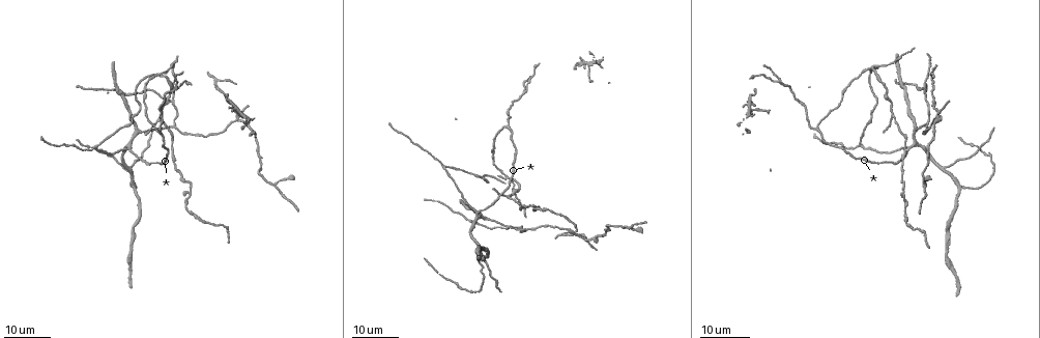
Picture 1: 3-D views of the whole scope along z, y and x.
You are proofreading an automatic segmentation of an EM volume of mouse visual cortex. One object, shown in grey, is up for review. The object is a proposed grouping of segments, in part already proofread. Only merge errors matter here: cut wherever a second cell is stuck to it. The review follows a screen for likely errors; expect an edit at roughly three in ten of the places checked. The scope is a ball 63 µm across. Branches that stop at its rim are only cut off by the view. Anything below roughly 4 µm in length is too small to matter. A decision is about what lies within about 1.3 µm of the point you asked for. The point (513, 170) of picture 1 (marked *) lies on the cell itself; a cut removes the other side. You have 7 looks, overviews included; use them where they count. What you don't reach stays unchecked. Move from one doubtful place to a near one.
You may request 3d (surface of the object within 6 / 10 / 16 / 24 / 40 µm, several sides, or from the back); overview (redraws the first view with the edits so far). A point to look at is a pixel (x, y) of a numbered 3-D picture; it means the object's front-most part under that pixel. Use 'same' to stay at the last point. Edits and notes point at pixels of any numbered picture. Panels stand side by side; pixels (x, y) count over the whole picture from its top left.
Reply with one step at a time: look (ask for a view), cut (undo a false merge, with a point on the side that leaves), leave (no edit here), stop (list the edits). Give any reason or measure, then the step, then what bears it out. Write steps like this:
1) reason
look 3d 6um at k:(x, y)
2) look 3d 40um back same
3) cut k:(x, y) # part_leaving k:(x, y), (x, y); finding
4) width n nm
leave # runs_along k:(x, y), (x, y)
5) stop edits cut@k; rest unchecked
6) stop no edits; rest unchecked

look 3d 24um at 1:(139, 131)

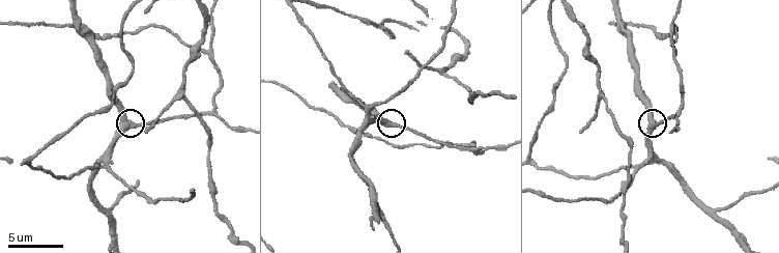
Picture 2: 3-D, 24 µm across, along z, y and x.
closer look
look 3d 6um at 2:(131, 125)

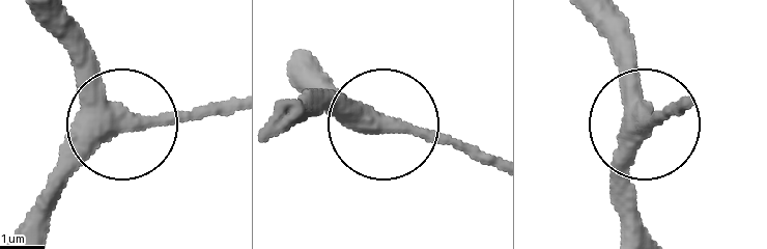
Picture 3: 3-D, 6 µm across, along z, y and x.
width 410 nm
leave # runs_along 3:(40, 233), (44, 199), (118, 110), (44, 25); continuous, no second cell

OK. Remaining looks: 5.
branch point
look 3d 16um at 2:(107, 166)

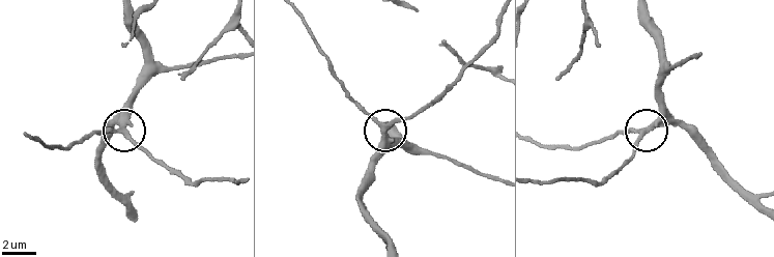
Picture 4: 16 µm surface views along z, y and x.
side_arm 40 um
leave # runs_along 4:(535, 181), (605, 180), (630, 156), (644, 133), (615, 132); one cell here

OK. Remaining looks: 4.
three-way junction
look 3d 10um at 2:(32, 158)

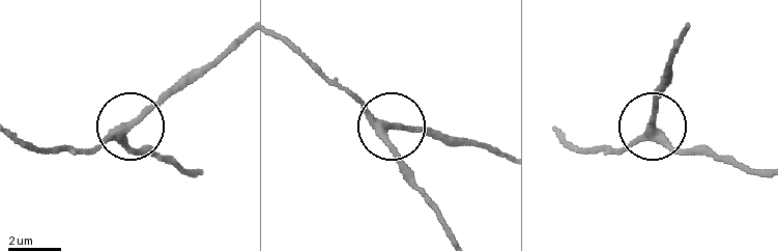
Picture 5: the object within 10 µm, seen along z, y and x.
arms 3
leave # runs_along 5:(456, 240), (386, 139), (384, 123), (347, 88); continuous, no second cell

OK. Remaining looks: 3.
branch point
look 3d 6um at 2:(111, 215)

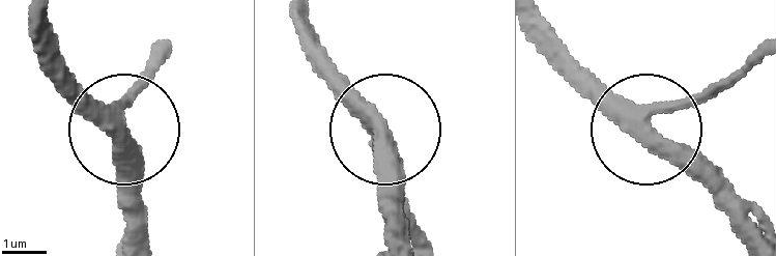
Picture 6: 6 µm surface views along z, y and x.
from behind
look 3d 6um back at 6:(650, 130)

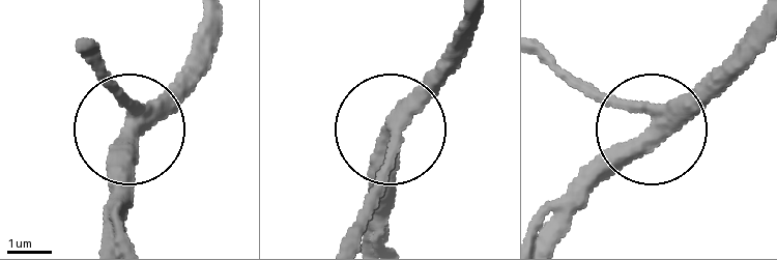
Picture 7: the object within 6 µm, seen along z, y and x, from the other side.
leave # runs_along 7:(207, 26), (196, 59), (133, 118), (107, 63); continuous, no second cell

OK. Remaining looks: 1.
stop no edits; rest unchecked

